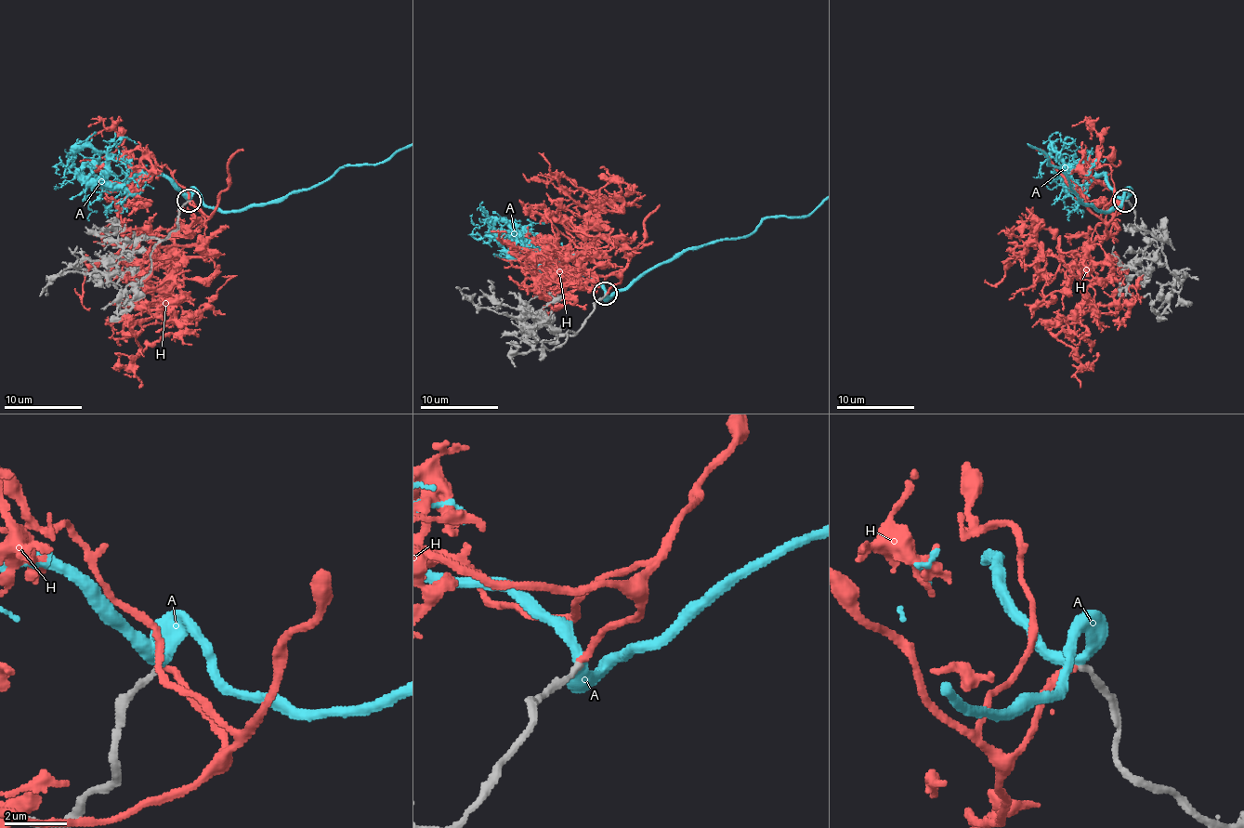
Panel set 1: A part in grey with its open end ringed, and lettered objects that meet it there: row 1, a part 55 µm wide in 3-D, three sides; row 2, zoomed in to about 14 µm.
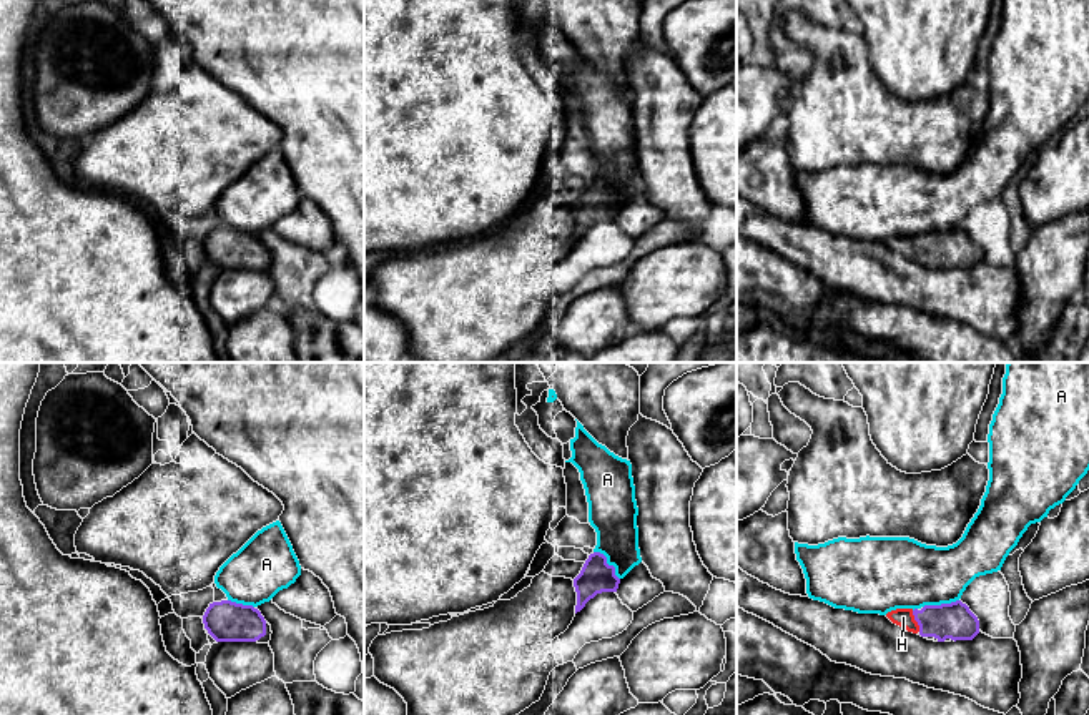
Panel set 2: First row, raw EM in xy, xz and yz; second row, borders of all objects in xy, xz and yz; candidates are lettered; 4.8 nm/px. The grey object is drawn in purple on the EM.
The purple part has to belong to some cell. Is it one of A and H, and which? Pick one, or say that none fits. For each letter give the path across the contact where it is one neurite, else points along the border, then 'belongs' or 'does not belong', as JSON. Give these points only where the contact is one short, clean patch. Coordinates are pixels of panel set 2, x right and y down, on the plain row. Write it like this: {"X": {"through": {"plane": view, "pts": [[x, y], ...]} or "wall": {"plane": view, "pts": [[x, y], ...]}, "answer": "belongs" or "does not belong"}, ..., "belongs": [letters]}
{"A": {"wall": {"plane": "xz", "pts": [[594, 178], [606, 185], [619, 207]]}, "answer": "does not belong"}, "H": {"through": {"plane": "yz", "pts": [[955, 248], [916, 248], [903, 245]]}, "answer": "belongs"}, "belongs": ["H"]}

